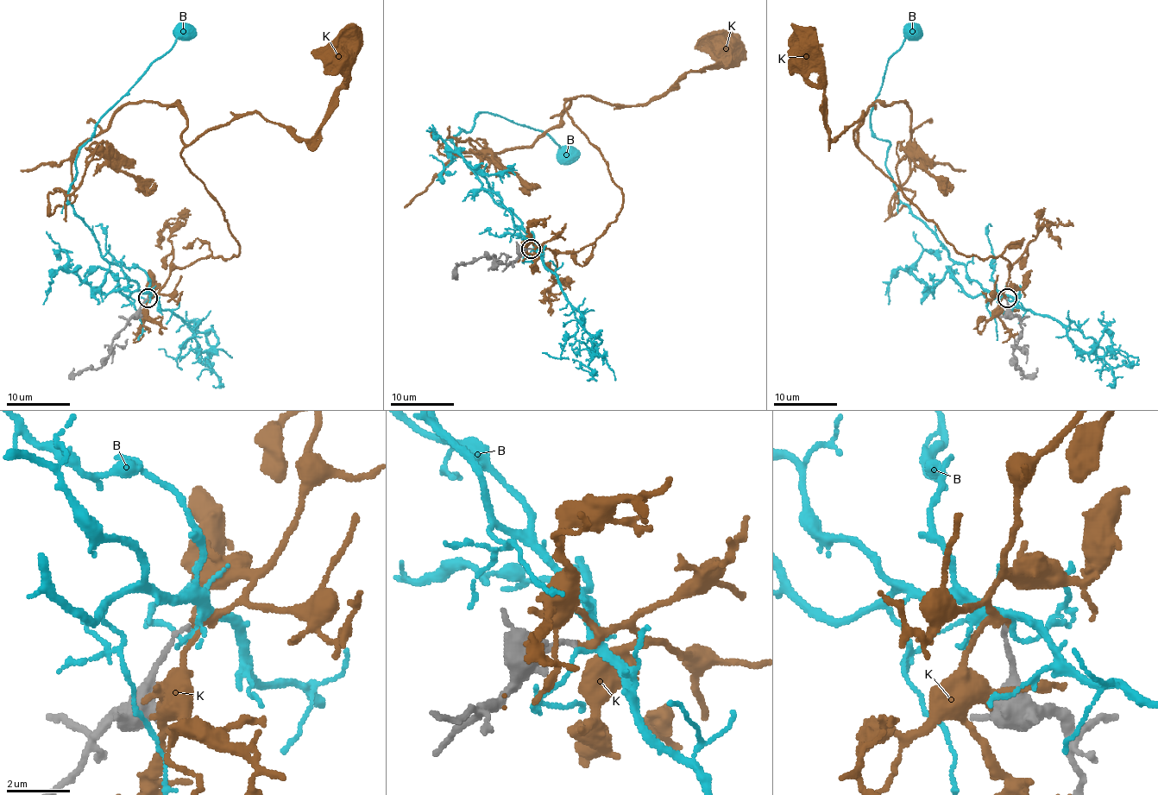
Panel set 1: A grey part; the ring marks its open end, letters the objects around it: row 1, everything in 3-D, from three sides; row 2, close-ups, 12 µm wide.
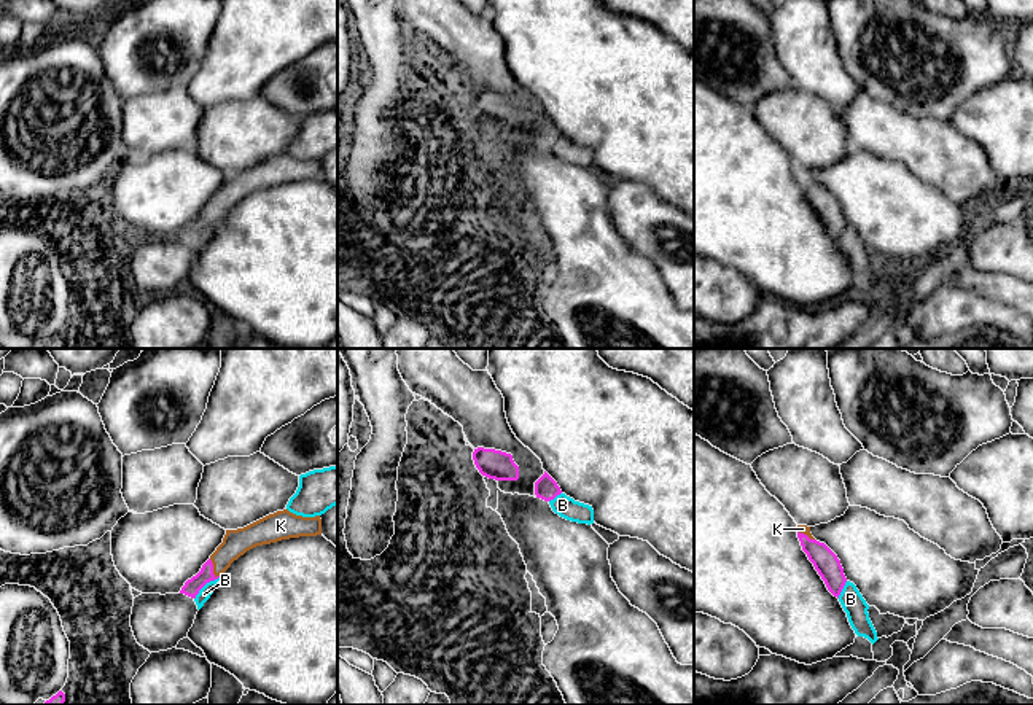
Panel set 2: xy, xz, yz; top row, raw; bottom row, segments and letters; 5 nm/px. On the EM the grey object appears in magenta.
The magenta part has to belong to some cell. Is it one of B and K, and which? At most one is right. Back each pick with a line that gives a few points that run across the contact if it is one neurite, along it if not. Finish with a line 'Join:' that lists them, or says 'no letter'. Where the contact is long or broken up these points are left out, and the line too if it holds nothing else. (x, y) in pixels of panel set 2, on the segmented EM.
K: Line: xy (191, 588), (212, 568), (236, 543)
Join: K

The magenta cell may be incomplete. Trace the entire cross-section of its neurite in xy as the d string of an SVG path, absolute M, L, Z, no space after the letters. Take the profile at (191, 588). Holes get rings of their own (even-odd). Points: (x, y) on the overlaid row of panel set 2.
M288 509L269 514L244 528L226 530L223 543L202 565L201 571L185 582L180 594L196 598L207 582L221 578L234 560L256 546L317 535L322 535L320 516L302 517Z

